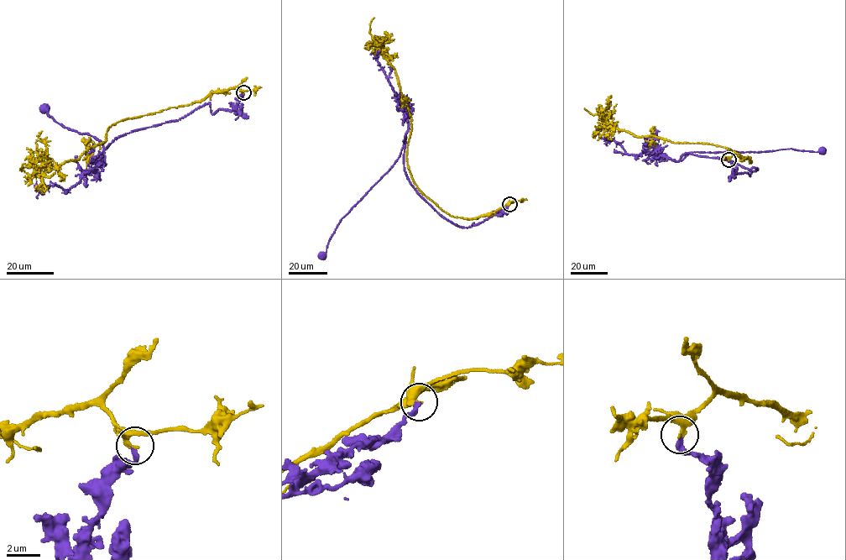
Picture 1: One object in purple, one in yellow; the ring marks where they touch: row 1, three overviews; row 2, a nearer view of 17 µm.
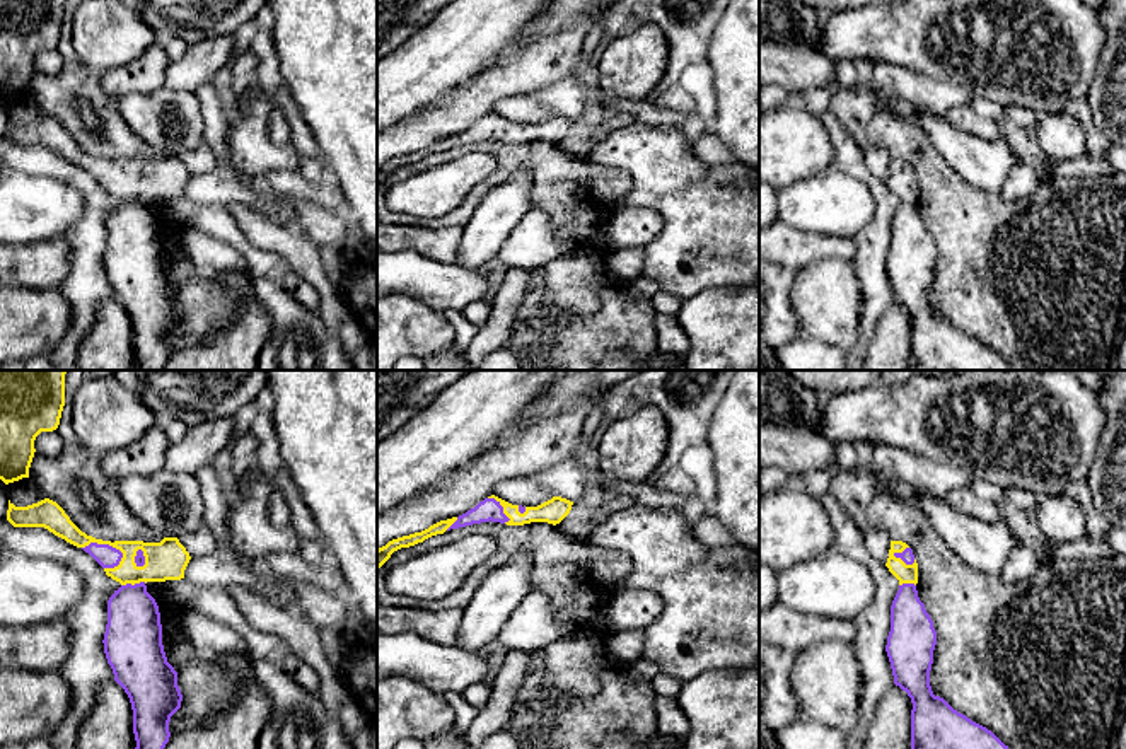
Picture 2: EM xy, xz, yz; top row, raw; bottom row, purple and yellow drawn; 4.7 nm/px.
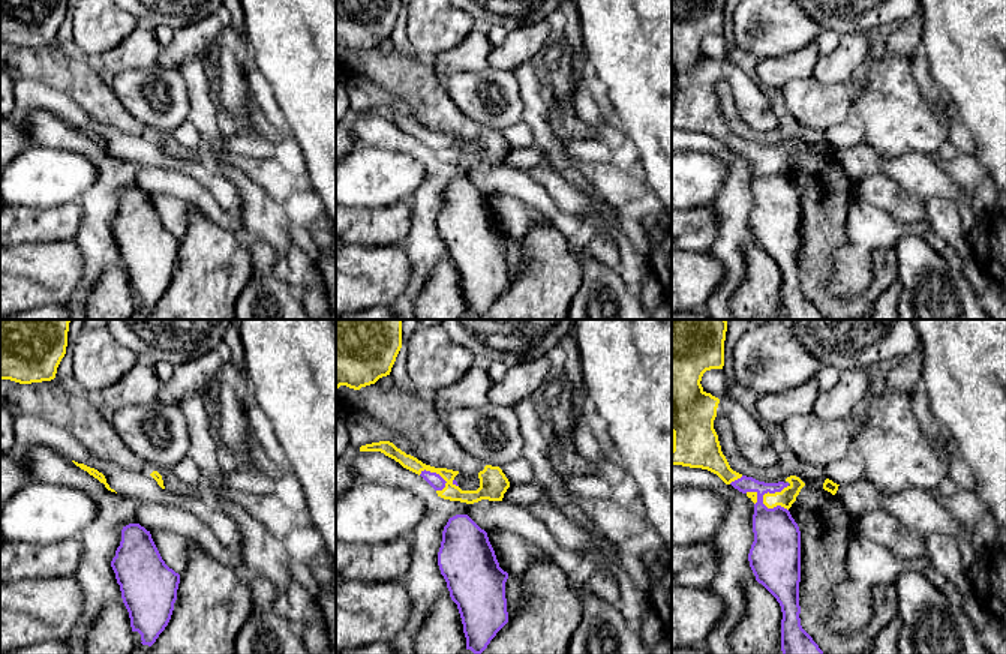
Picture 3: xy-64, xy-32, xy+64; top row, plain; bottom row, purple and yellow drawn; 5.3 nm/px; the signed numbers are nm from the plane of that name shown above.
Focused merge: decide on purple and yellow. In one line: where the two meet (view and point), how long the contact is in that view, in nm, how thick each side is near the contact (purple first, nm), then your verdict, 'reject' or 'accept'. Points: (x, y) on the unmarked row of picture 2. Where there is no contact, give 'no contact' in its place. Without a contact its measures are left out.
xy (104, 162) | 200 nm | 110/110 nm | reject

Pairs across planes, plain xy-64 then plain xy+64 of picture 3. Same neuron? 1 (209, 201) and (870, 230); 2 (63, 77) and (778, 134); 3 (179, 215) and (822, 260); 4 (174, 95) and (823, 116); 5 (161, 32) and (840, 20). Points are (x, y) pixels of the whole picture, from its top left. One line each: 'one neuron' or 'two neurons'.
1: two neurons
2: one neuron
3: two neurons
4: one neuron
5: two neurons

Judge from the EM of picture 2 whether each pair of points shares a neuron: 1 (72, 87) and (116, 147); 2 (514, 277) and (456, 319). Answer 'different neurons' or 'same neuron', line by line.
1: same neuron
2: different neurons

